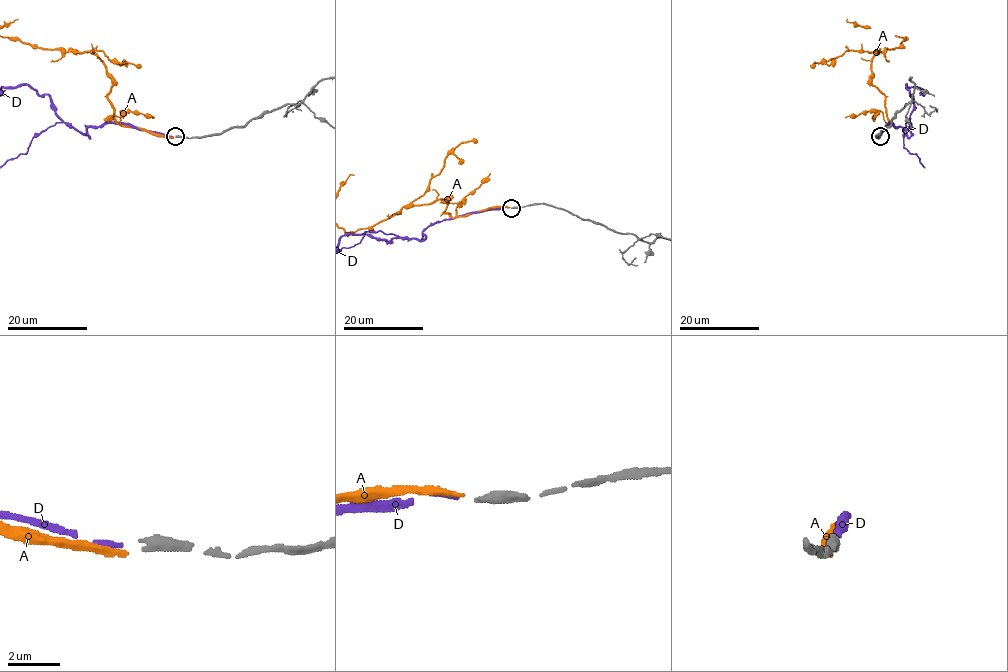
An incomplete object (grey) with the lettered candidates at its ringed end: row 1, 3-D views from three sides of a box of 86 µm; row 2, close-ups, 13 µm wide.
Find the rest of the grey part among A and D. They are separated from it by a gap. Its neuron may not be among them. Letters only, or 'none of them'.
D

